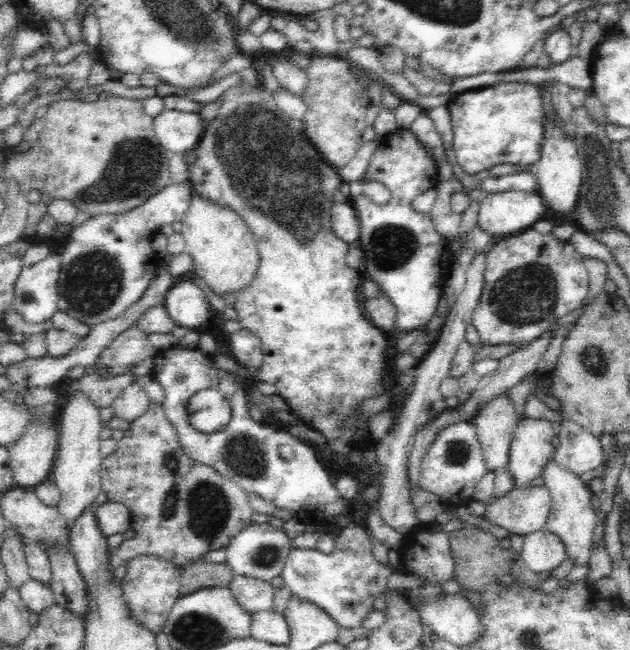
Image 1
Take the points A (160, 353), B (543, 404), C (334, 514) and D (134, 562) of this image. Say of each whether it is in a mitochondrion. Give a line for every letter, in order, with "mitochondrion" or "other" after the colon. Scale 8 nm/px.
A: other
B: other
C: other
D: other

